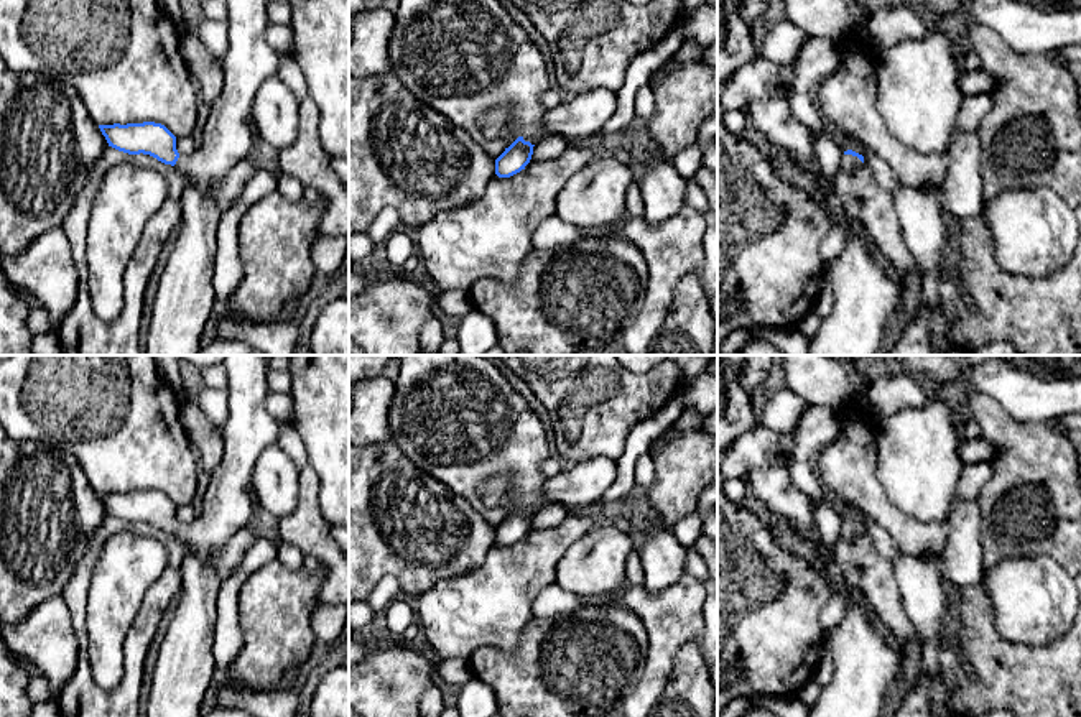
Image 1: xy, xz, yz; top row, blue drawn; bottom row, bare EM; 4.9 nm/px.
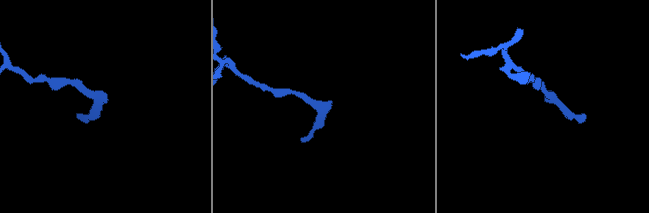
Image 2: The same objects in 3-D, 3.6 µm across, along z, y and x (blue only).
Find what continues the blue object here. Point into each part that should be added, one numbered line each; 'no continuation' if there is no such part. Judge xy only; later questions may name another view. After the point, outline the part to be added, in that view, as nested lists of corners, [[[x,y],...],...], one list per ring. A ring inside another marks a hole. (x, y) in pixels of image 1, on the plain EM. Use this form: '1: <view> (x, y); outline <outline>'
1: xy (186, 668); outline [[[225,355],[229,418],[220,426],[224,456],[207,479],[202,508],[191,523],[179,523],[176,536],[188,544],[183,562],[183,589],[158,648],[146,717],[202,717],[206,694],[219,679],[212,655],[217,622],[217,595],[222,585],[216,566],[225,543],[247,526],[257,510],[252,493],[253,469],[267,447],[278,444],[280,421],[267,409],[268,357]]]

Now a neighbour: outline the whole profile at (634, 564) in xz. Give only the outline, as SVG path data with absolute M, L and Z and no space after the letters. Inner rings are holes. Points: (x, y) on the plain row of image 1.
M633 551L627 559L627 585L643 584L643 566L638 551Z

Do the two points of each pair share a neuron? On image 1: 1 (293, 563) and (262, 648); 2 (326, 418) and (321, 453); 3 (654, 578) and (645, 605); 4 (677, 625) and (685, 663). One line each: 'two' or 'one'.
1: two
2: one
3: two
4: two

